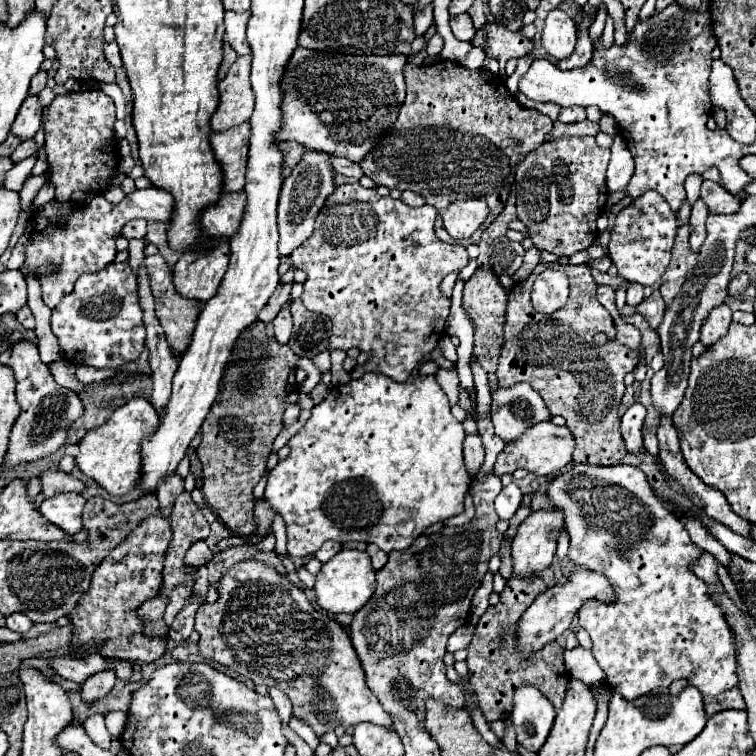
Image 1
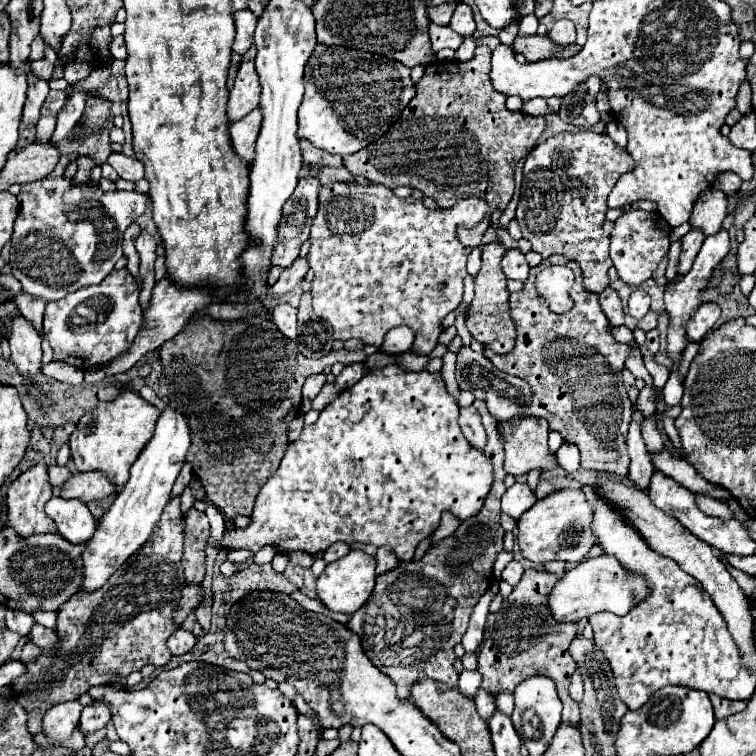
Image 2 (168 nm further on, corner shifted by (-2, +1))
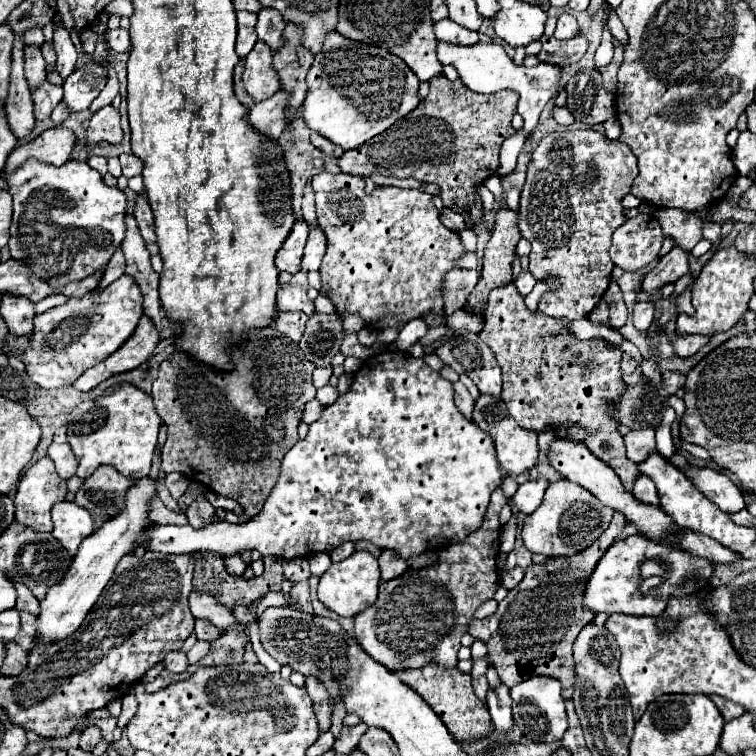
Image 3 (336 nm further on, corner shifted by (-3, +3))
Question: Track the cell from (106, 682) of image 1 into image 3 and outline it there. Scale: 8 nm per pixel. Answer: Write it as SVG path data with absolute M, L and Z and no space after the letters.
M91 725L91 727L87 727L87 729L81 733L79 747L81 747L83 751L93 751L99 741L101 741L101 729L95 727L95 725Z

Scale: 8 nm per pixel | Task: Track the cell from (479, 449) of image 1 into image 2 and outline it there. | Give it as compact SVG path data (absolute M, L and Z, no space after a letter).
M474 407L460 409L460 427L462 427L462 435L468 439L468 443L474 449L482 451L486 447L486 431L484 431L480 415Z

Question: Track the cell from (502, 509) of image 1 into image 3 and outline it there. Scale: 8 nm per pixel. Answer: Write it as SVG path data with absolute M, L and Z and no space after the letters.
M545 477L541 479L535 479L535 481L527 481L523 485L519 485L517 493L511 497L511 501L517 505L517 509L525 515L533 513L541 501L543 501L543 495L545 495L545 489L547 489L549 481Z

